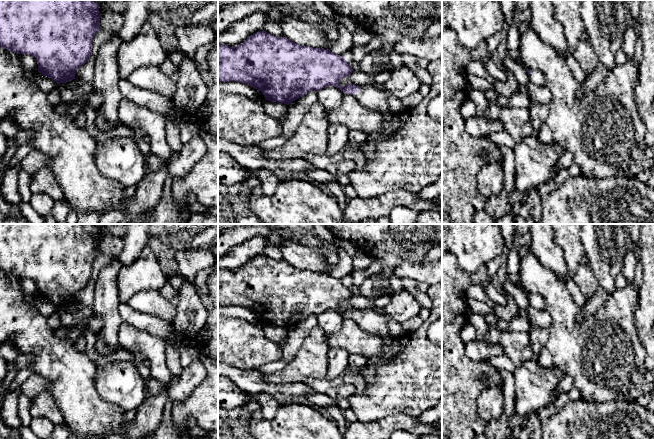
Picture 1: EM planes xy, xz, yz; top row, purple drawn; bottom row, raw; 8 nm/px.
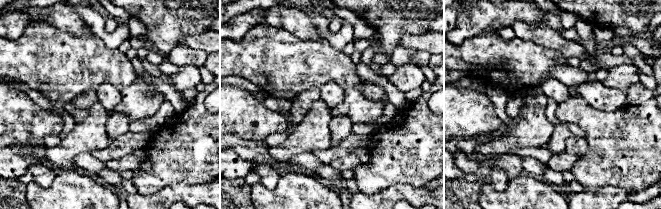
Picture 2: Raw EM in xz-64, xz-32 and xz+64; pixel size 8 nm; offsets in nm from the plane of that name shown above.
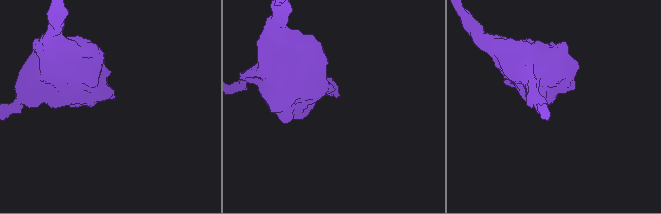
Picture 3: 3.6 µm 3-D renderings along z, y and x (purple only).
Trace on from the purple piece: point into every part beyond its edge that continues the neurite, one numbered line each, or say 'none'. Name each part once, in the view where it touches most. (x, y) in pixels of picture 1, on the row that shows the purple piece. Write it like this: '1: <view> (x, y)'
1: xz (369, 96)

